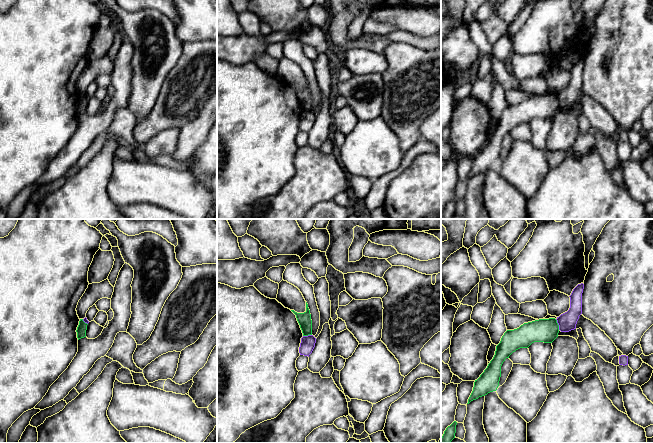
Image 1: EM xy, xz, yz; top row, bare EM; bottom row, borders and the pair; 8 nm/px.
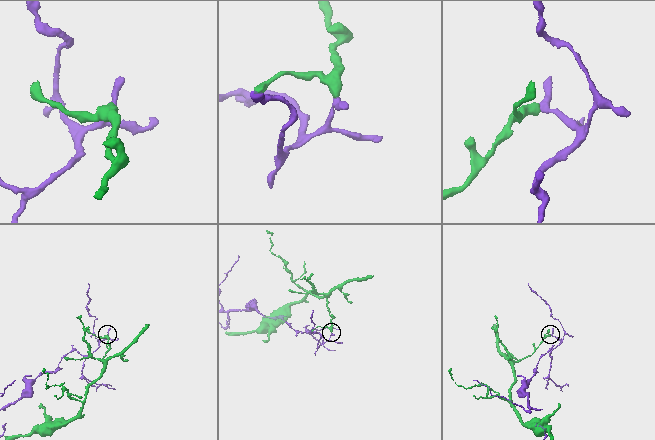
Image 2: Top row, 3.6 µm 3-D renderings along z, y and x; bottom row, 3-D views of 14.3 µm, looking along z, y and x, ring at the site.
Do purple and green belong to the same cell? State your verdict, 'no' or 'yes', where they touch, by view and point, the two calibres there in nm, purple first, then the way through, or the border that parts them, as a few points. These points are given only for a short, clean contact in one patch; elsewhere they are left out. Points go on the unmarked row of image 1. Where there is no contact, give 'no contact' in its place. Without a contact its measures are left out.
no; contact yz (558, 100); calibres 150 and 190 nm

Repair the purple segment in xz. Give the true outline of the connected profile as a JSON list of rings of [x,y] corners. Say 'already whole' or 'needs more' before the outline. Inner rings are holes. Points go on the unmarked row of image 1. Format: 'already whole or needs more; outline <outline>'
already whole; outline [[[313,111],[303,112],[299,123],[300,131],[308,132],[312,129],[316,119],[316,114]]]

